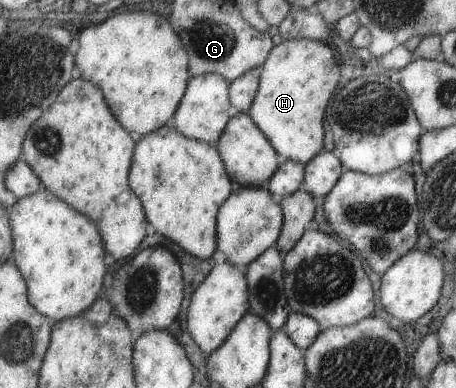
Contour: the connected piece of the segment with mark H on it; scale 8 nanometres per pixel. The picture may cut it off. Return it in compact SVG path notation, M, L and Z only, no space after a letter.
M295 38L274 45L261 65L258 88L246 109L273 149L305 165L323 149L323 113L340 78L330 42Z

